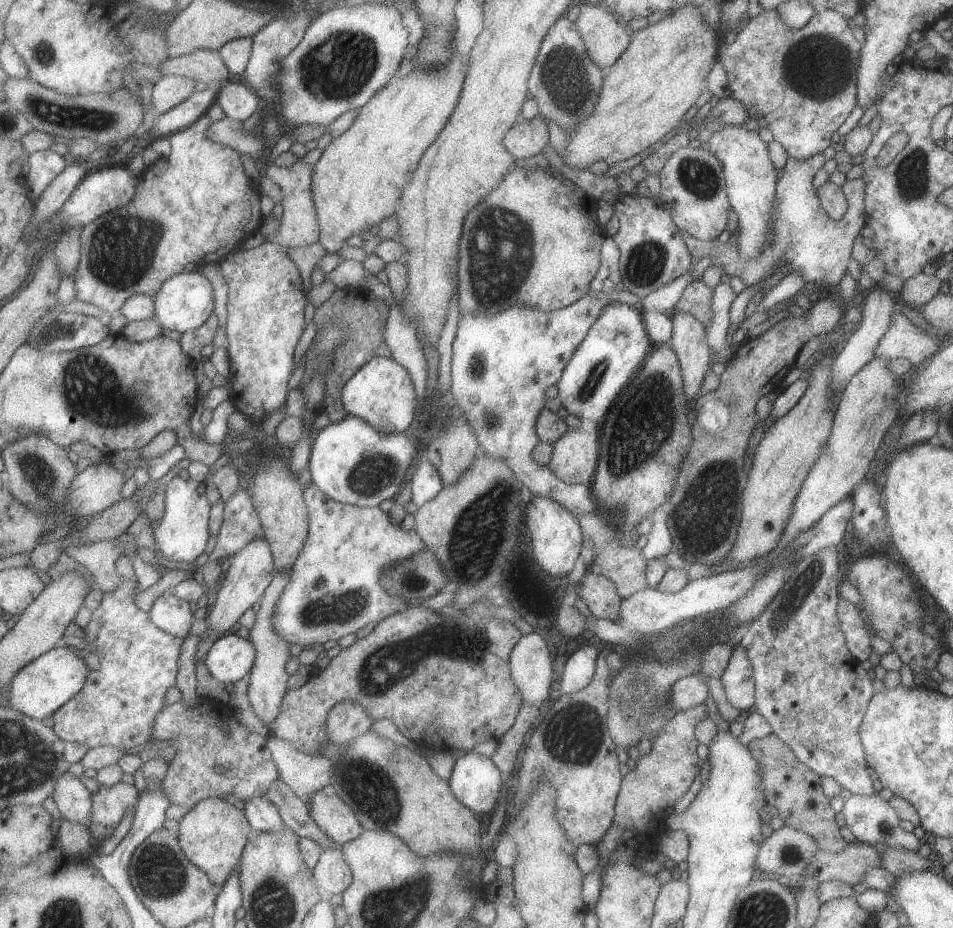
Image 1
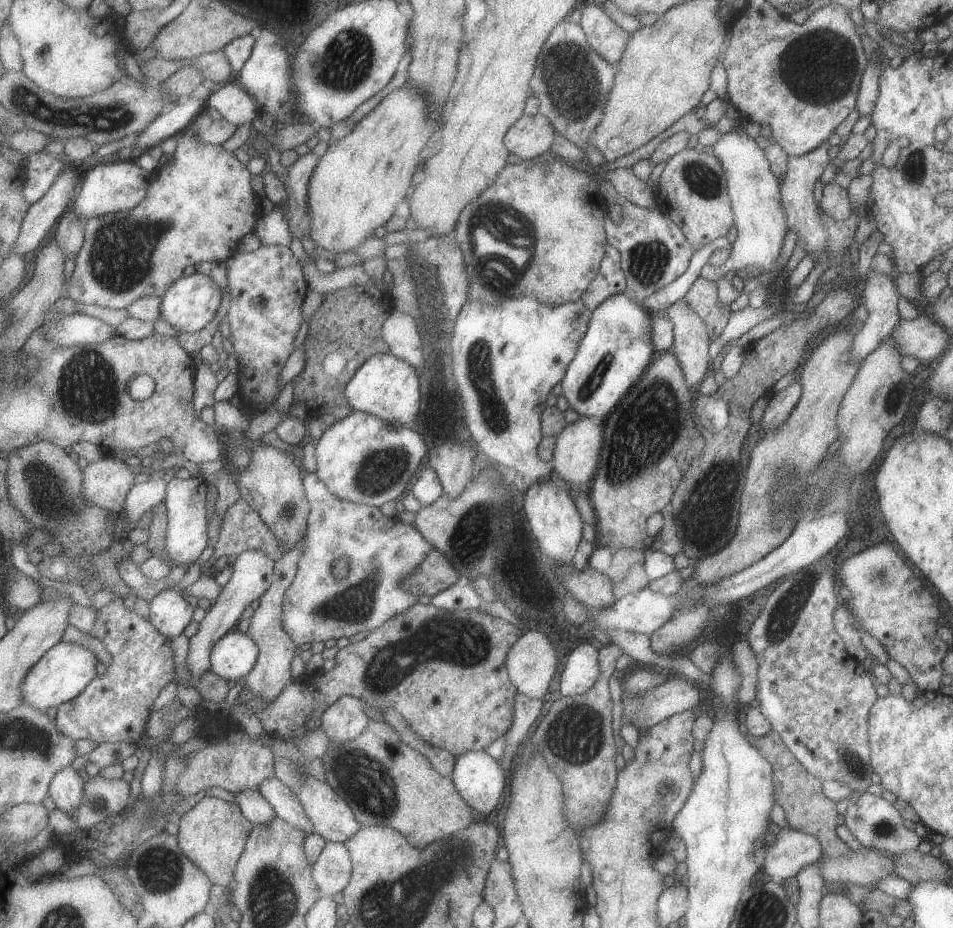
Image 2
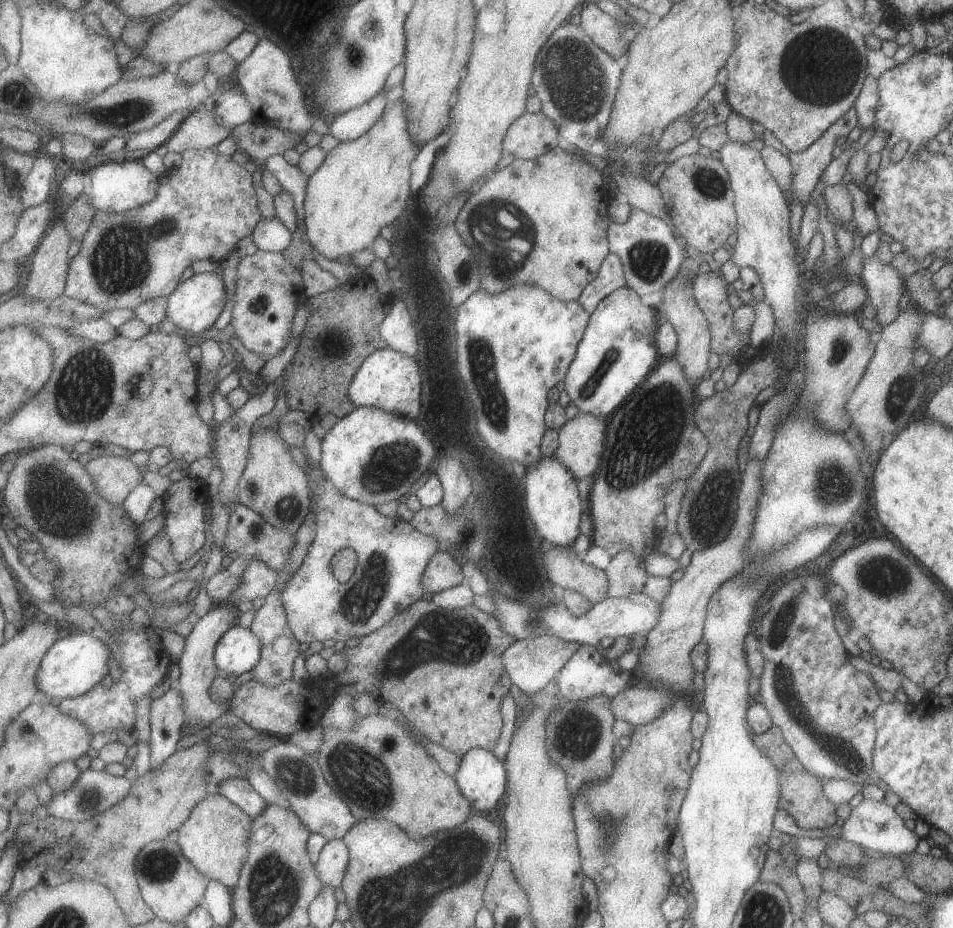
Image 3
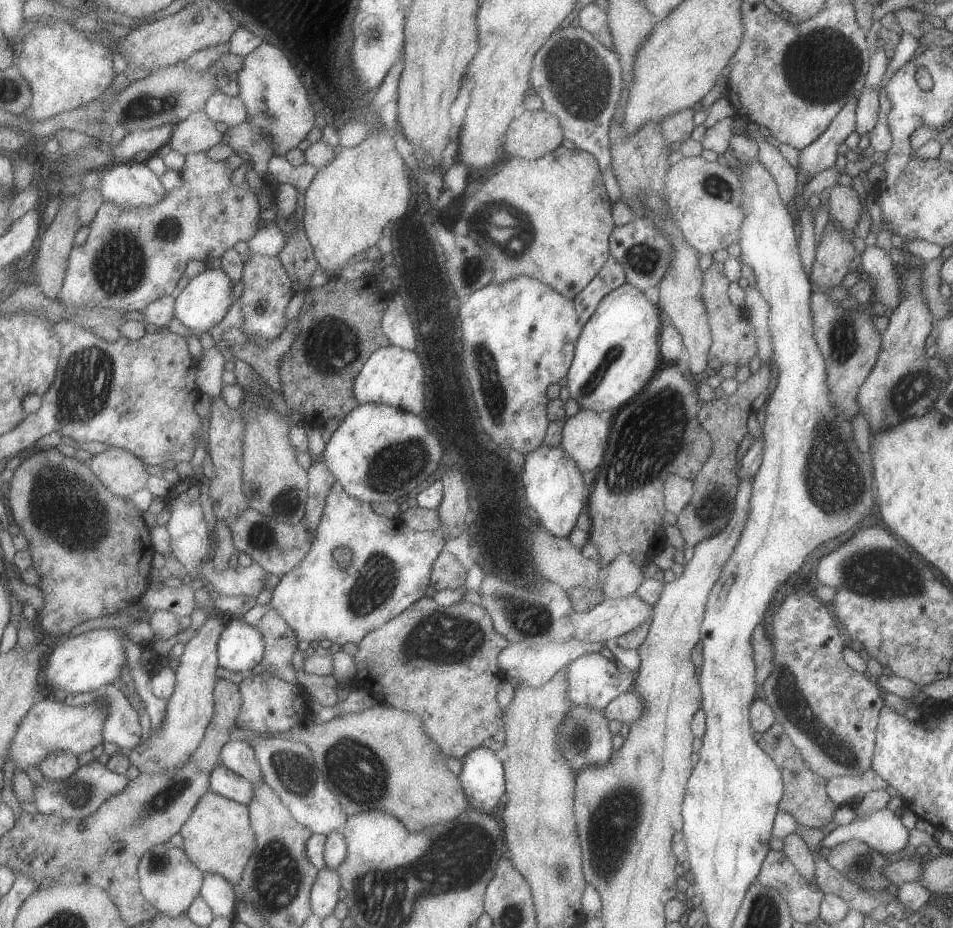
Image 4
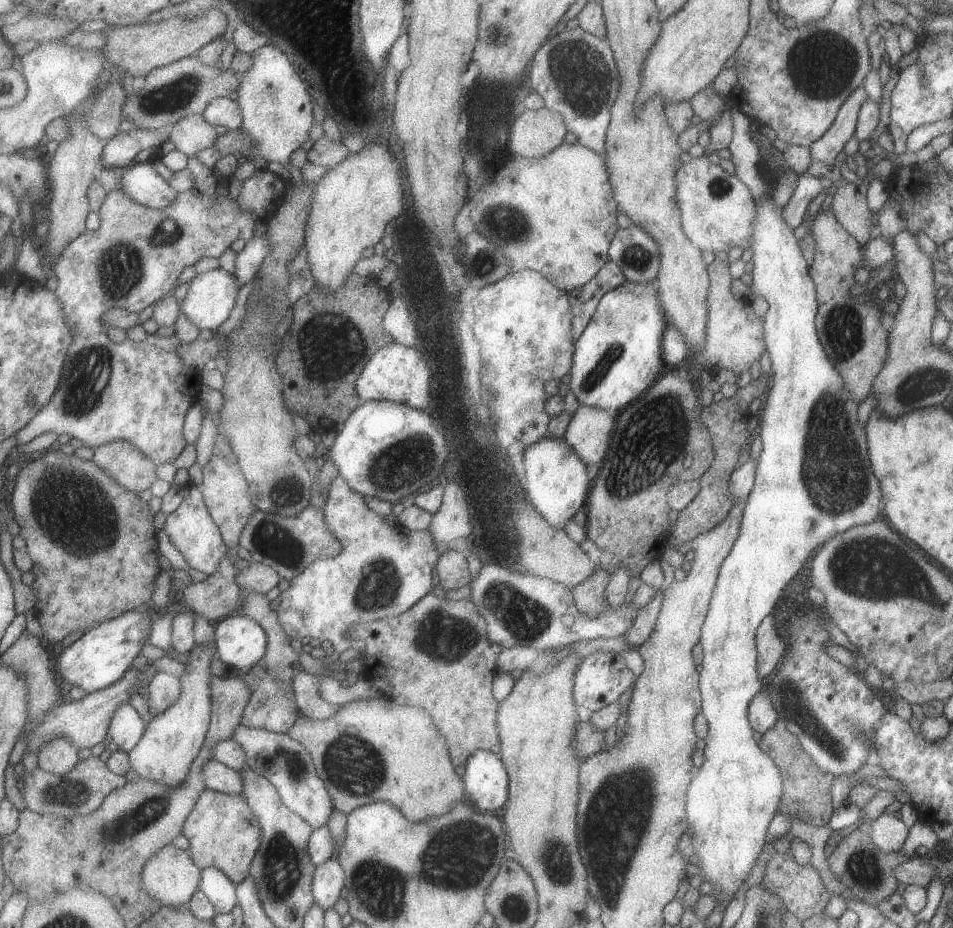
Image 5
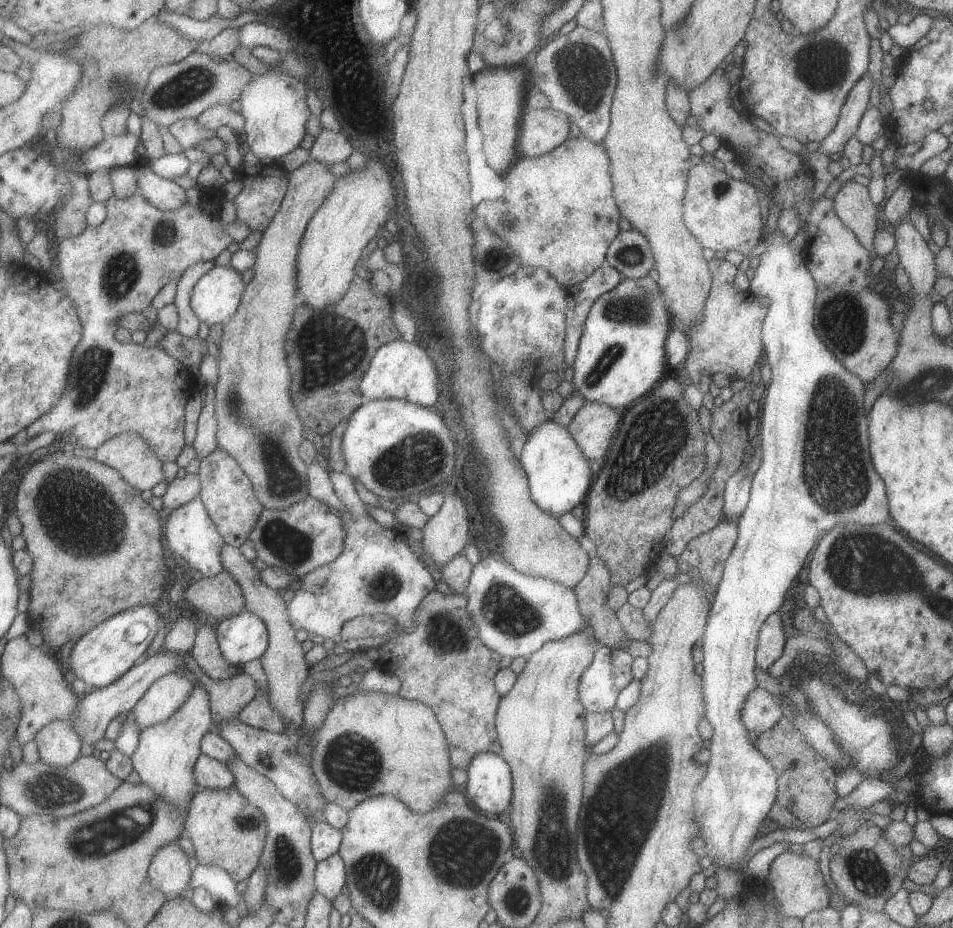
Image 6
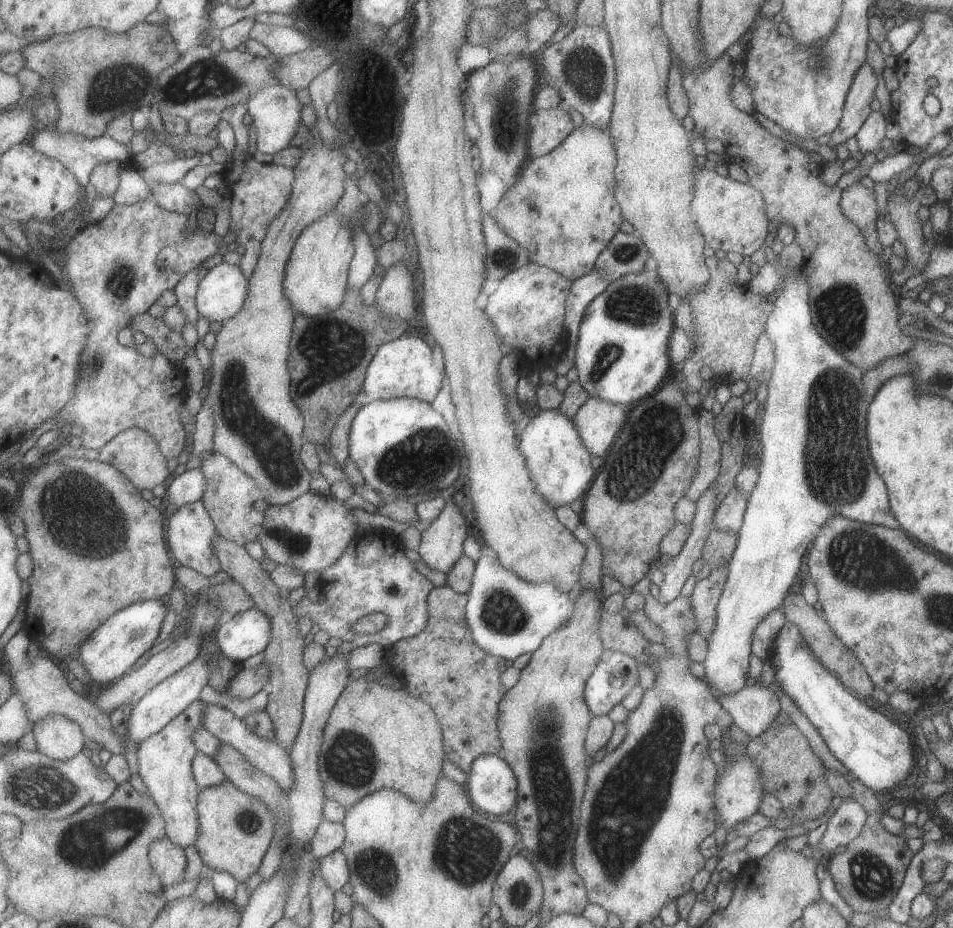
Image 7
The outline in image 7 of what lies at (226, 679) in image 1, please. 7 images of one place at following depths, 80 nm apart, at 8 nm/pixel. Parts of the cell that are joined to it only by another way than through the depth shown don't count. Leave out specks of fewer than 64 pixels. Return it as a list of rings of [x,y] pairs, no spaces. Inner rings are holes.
[[[257,607],[228,616],[219,626],[216,641],[229,662],[243,662],[271,644],[270,616]]]

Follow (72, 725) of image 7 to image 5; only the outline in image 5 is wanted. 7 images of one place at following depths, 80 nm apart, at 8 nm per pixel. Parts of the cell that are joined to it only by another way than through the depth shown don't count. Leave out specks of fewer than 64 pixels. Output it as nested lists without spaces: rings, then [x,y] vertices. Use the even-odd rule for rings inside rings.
[[[57,735],[45,741],[38,750],[40,767],[47,772],[64,775],[79,764],[79,749],[65,735]]]

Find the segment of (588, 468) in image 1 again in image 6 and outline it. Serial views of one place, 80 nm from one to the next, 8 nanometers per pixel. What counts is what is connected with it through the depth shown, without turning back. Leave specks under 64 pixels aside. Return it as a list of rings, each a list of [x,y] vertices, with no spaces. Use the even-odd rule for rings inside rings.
[[[584,401],[569,421],[566,427],[587,460],[597,460],[607,452],[609,438],[613,438],[619,426],[619,414],[623,414],[623,411]]]

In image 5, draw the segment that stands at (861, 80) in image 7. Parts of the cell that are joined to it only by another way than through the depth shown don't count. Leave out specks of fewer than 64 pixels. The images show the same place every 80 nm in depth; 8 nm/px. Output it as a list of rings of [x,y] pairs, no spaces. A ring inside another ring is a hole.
[[[863,84],[851,91],[838,108],[836,117],[825,134],[810,144],[810,156],[813,162],[821,161],[833,165],[835,156],[853,136],[860,106],[867,98]]]

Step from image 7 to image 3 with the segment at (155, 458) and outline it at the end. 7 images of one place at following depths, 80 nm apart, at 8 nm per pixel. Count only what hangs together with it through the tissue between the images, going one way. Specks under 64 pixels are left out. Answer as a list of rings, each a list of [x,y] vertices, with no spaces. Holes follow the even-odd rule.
[[[114,450],[103,457],[90,459],[86,467],[100,493],[114,505],[123,505],[126,498],[143,482],[144,468],[129,459],[124,451]]]

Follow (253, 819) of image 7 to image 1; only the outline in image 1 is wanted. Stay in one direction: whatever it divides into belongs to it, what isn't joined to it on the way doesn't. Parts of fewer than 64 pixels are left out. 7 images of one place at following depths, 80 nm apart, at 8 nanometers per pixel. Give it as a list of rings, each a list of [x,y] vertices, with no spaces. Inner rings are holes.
[[[221,797],[200,800],[179,821],[180,843],[189,860],[208,873],[209,878],[222,888],[240,867],[245,847],[255,835],[244,809],[239,809]]]

